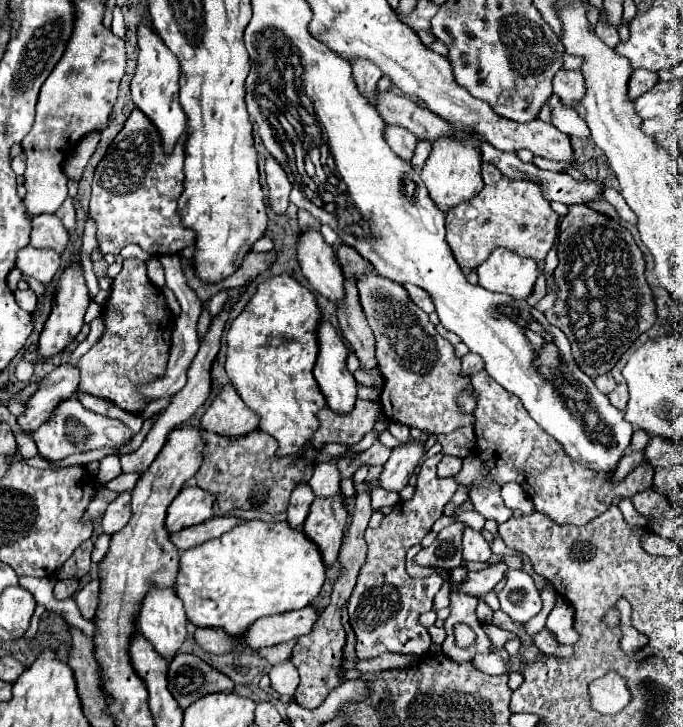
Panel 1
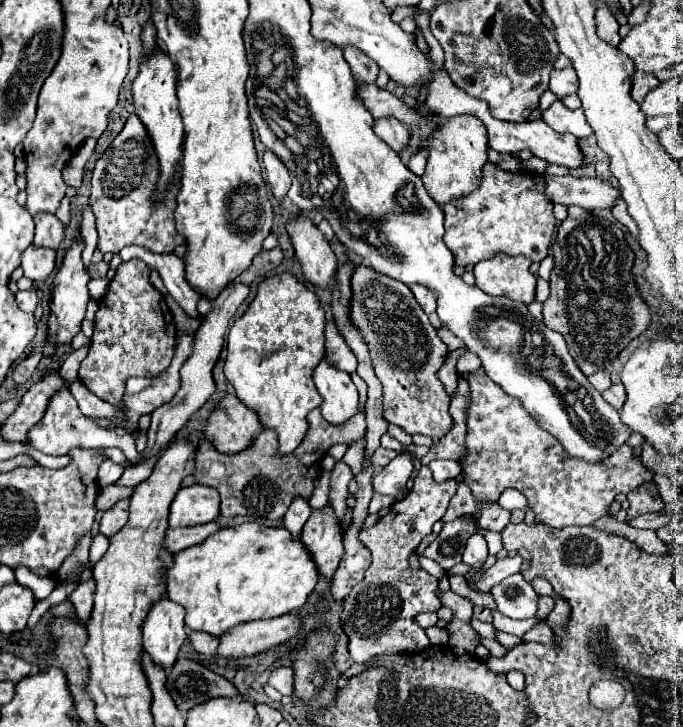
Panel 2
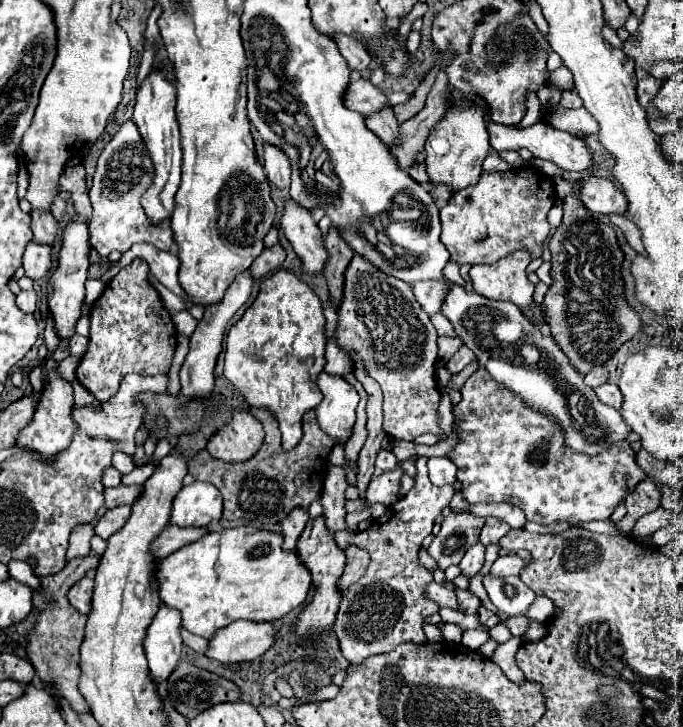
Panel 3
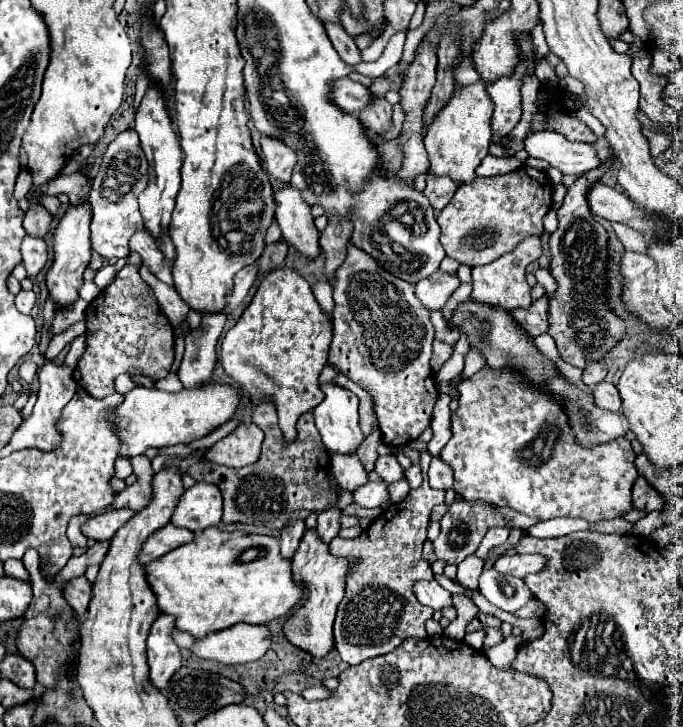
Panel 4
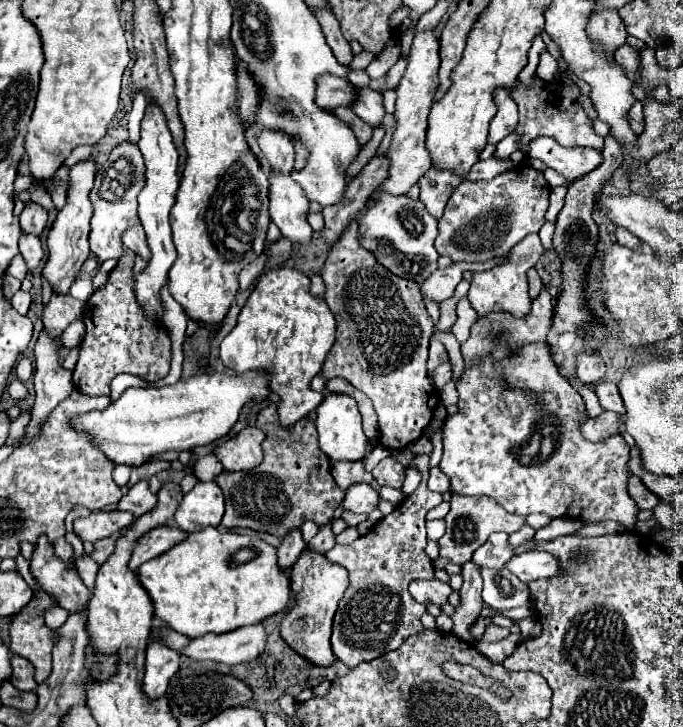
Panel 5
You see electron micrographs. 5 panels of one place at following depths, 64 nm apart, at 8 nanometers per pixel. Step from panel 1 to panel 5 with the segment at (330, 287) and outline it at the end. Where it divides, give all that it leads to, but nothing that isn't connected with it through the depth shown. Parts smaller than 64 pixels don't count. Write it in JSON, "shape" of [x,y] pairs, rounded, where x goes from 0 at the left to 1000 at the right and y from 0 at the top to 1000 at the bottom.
{"shape":[[[398,237],[392,242],[395,300],[410,314],[413,325],[433,336],[454,336],[457,314],[448,305],[451,272],[425,239]]]}

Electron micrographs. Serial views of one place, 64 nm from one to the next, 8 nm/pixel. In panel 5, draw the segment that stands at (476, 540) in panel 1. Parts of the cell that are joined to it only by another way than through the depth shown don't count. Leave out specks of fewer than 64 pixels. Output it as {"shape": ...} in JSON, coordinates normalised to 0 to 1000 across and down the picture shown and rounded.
{"shape":[[[691,770],[685,776],[676,776],[676,795],[679,803],[673,809],[673,831],[665,836],[662,845],[662,869],[673,878],[682,880],[685,886],[694,886],[694,875],[688,872],[688,864],[694,861],[694,856],[703,850],[703,839],[706,839],[706,798],[700,790],[703,779],[697,779]]]}

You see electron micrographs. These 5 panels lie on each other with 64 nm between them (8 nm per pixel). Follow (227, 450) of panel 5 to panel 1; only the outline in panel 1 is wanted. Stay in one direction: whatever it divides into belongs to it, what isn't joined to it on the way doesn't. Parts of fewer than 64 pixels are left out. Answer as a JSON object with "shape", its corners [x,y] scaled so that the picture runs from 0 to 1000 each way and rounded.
{"shape":[[[337,528],[325,534],[296,572],[296,589],[331,602],[354,602],[378,589],[378,572],[351,550],[351,542]]]}

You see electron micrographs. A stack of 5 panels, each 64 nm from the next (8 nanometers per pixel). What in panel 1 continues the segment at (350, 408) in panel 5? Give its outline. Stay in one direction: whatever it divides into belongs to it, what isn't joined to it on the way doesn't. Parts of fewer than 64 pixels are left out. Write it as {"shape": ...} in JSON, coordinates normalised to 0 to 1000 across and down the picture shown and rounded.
{"shape":[[[471,440],[466,451],[466,470],[469,484],[460,503],[460,523],[477,547],[477,558],[489,569],[510,569],[521,556],[524,539],[521,525],[504,501],[510,479],[495,454],[477,440]]]}

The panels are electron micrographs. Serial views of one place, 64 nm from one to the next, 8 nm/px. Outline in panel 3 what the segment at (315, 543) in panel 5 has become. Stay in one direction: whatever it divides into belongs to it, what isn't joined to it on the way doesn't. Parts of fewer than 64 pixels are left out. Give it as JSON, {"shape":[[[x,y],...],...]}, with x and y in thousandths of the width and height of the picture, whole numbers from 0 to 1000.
{"shape":[[[486,641],[477,652],[477,666],[474,666],[474,682],[471,682],[471,713],[477,718],[480,732],[495,732],[507,726],[504,710],[504,677],[507,677],[507,657],[504,646],[495,641]]]}

